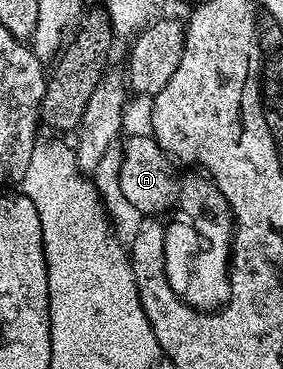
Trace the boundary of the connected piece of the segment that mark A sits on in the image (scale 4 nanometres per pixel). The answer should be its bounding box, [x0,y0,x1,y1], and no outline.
[120,134,232,311]

